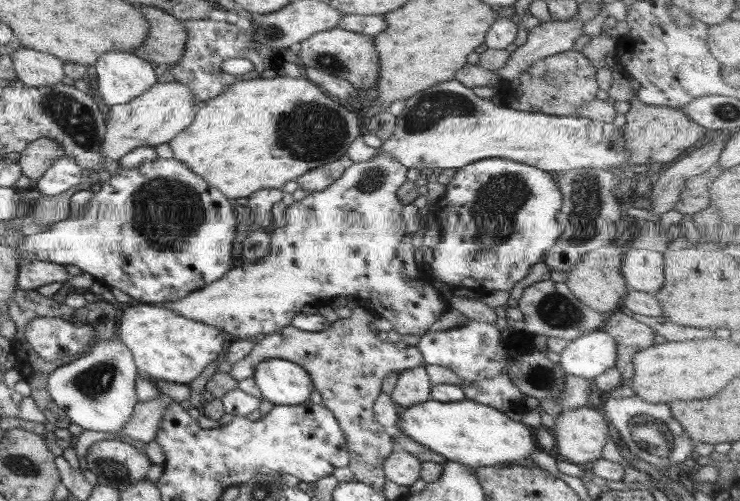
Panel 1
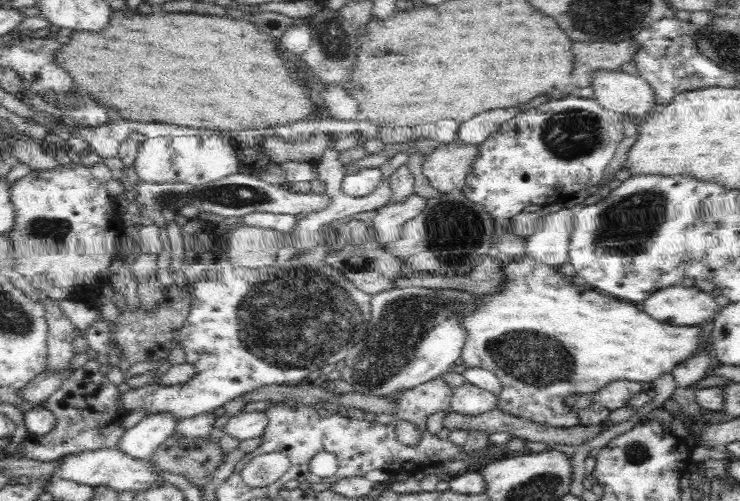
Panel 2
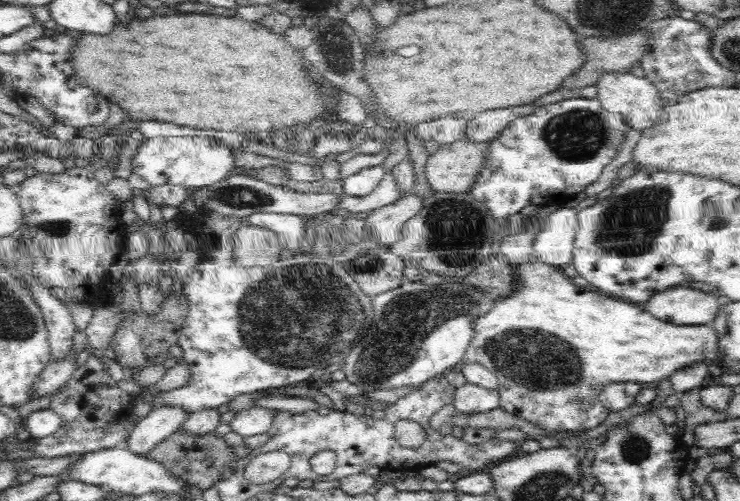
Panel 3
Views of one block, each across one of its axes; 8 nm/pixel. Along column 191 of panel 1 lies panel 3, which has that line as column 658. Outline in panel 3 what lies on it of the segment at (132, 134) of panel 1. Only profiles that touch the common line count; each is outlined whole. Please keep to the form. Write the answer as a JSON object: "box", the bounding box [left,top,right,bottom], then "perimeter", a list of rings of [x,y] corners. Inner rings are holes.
{"box":[593,73,664,132],"perimeter":[[[602,73],[593,84],[596,87],[597,100],[602,109],[621,116],[624,121],[630,122],[634,129],[641,132],[643,128],[657,123],[664,115],[664,107],[660,105],[658,90],[646,78],[628,73]]]}

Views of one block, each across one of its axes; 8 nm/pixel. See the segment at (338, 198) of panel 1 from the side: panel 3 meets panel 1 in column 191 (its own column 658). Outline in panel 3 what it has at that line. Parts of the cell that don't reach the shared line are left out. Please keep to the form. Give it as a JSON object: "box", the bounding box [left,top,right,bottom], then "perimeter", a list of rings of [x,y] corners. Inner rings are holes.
{"box":[644,285,720,326],"perimeter":[[[678,285],[652,295],[644,309],[661,322],[678,326],[700,326],[711,325],[720,307],[711,292]]]}

